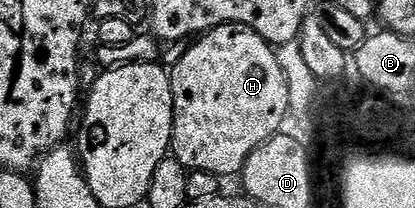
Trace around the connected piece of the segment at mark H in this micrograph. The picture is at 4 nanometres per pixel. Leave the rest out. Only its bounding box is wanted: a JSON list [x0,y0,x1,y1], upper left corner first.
[170,25,290,179]

